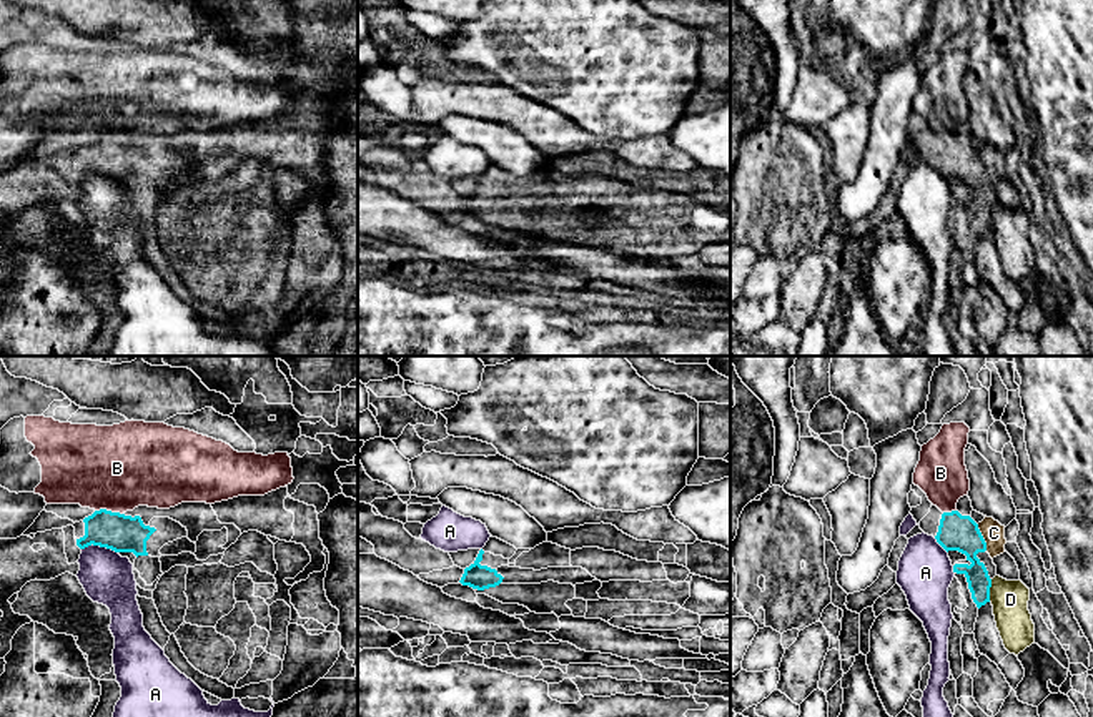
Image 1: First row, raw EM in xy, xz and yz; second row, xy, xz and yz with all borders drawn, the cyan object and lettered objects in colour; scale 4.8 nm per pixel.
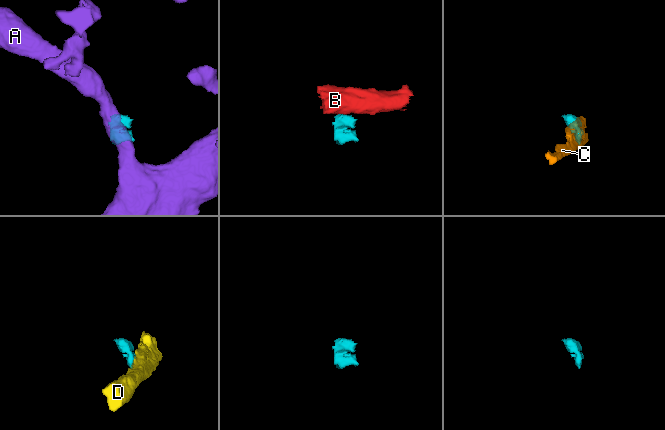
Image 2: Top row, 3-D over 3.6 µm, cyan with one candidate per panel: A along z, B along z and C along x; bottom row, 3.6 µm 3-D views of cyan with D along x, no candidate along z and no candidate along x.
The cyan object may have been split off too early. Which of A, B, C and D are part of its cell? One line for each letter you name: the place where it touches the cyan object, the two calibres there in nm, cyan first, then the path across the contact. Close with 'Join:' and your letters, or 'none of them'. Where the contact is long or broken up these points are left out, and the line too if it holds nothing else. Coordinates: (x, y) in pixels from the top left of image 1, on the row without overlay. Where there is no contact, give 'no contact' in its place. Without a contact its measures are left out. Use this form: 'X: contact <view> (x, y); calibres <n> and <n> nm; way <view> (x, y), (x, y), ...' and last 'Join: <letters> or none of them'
Join: none of them

